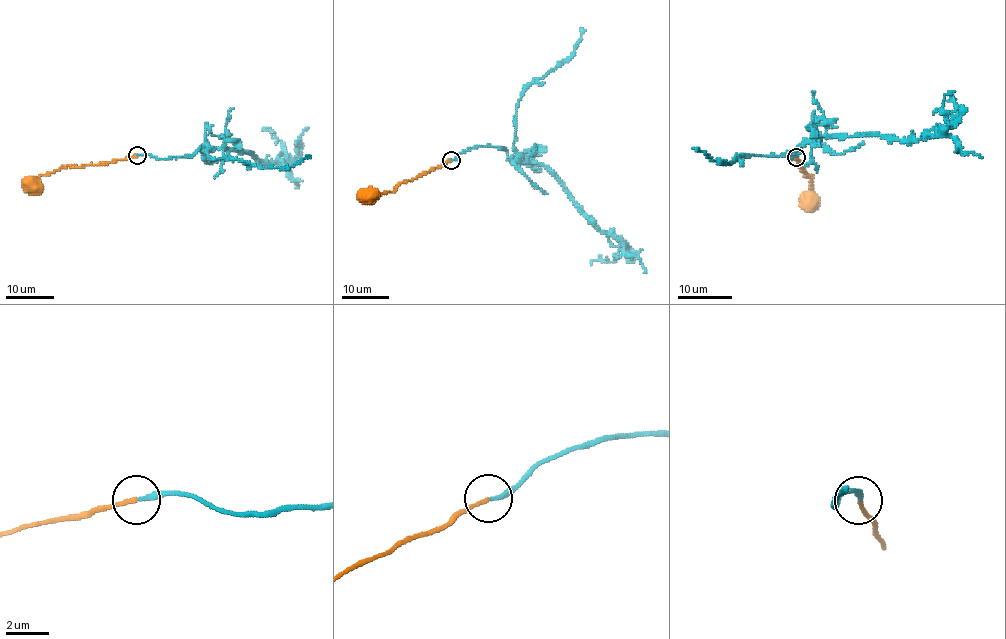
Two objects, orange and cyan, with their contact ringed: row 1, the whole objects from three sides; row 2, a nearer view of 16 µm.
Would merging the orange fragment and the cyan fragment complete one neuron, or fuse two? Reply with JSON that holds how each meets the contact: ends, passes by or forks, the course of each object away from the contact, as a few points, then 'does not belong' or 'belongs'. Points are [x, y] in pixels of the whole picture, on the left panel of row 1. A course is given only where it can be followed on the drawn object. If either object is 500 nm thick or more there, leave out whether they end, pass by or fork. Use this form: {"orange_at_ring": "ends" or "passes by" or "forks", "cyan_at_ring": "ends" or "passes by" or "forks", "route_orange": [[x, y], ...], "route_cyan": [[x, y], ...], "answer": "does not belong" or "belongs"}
{"orange_at_ring": "ends", "cyan_at_ring": "ends", "route_orange": [[137, 155], [108, 163], [66, 166], [43, 174], [34, 184]], "route_cyan": [[137, 155], [183, 157], [202, 148], [233, 148], [267, 164], [287, 163], [285, 145], [270, 129], [261, 131]], "answer": "belongs"}

